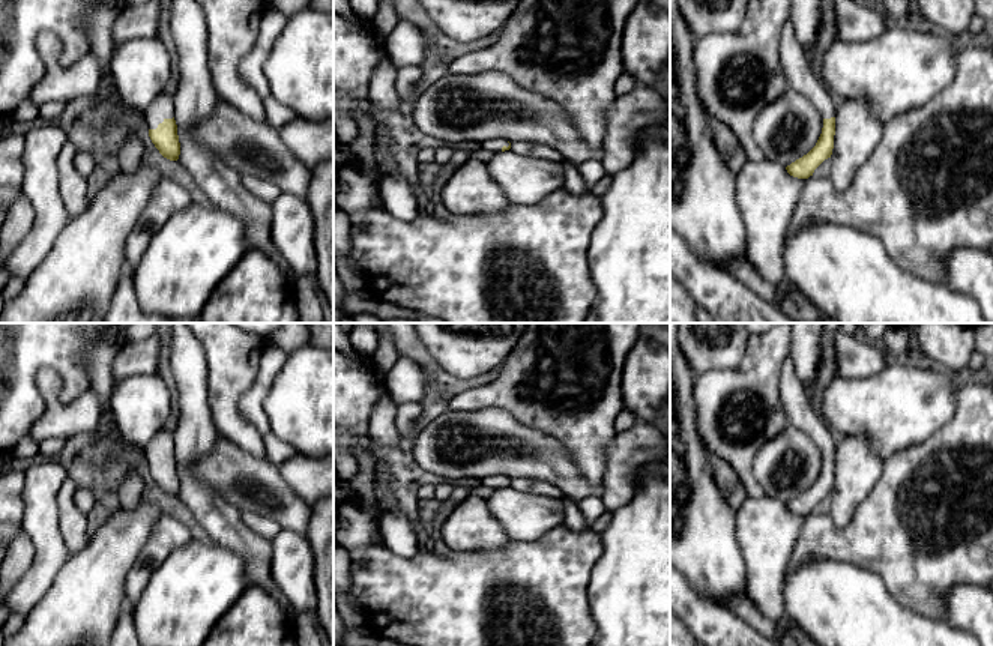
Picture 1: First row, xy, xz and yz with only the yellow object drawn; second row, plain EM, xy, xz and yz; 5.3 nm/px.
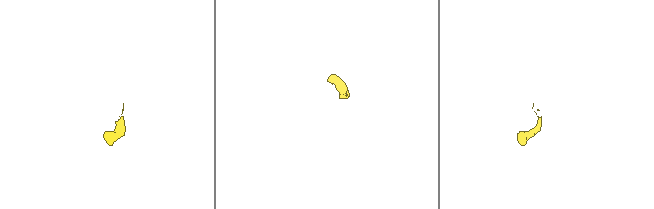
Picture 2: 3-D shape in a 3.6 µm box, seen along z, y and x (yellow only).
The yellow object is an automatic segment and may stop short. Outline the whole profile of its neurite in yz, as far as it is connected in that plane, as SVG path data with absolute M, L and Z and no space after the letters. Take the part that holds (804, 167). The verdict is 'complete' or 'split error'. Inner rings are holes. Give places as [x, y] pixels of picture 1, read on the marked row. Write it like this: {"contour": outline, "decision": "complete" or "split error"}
{"contour": "M789 20L780 39L780 59L787 77L789 89L805 95L820 111L823 119L822 134L816 146L802 158L786 167L787 173L798 179L808 179L814 170L832 155L835 135L837 105L822 81L814 75L802 45L798 42L793 23Z", "decision": "split error"}

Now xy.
{"contour": "M162 92L146 110L144 117L149 137L159 153L170 161L177 161L180 143L174 120L174 99L167 92Z", "decision": "split error"}

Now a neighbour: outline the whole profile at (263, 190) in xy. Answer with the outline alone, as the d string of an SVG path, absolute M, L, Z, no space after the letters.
M242 176L242 182L252 195L267 204L272 204L281 194L281 189L269 180Z

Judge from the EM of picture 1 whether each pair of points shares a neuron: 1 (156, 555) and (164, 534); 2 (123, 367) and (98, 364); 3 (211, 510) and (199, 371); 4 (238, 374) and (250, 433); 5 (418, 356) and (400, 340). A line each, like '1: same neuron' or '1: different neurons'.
1: same neuron
2: different neurons
3: same neuron
4: same neuron
5: same neuron

